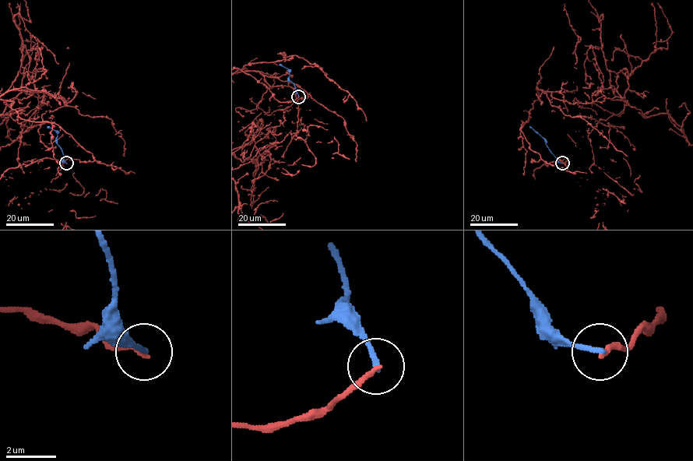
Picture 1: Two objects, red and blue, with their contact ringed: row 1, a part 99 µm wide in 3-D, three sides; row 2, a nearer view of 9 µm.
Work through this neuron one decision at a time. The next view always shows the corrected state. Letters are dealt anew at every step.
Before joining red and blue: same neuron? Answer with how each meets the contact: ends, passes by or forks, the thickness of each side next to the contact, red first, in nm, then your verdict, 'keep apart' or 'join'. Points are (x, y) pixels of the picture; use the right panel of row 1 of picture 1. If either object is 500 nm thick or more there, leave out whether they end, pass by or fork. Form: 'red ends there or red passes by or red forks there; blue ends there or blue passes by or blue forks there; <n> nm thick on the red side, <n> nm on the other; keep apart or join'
red ends there; blue ends there; 220 nm thick on the red side, 200 nm on the other; keep apart

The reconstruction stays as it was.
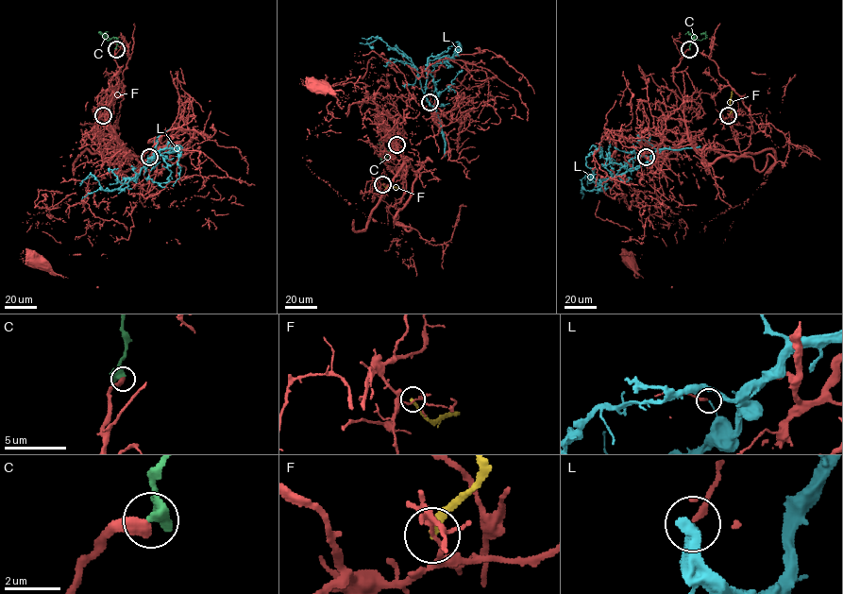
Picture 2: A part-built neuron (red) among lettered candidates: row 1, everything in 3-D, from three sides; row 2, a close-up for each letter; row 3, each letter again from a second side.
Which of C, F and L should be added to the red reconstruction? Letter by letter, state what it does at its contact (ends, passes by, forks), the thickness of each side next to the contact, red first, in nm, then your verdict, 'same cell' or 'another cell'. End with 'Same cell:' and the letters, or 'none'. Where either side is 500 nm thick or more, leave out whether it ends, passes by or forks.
C: calibres 500 and 480 nm; same cell
F: it ends; calibres 100 and 240 nm; another cell
L: it ends; calibres 140 and 120 nm; another cell
Same cell: C

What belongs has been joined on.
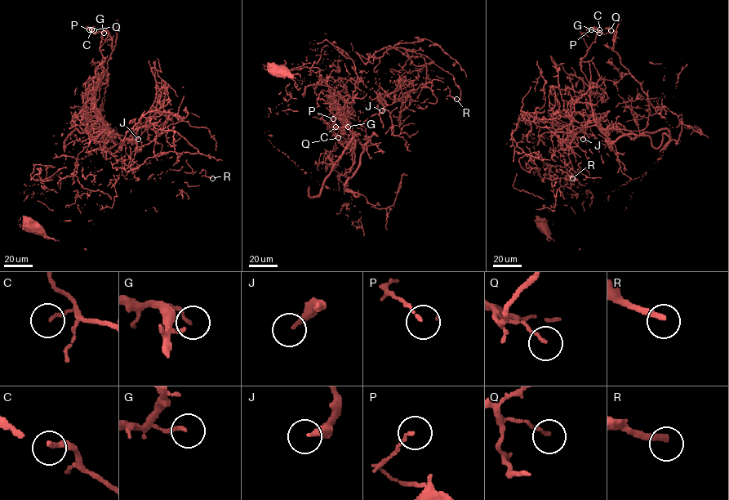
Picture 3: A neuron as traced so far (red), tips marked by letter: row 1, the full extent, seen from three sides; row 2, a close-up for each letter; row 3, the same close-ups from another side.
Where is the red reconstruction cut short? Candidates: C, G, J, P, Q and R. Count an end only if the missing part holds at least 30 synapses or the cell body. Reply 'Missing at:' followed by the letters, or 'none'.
Missing at: J, R

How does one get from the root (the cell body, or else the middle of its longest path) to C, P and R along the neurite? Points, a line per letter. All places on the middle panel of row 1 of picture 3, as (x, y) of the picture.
C: (371, 88), (353, 68), (353, 100), (344, 106), (345, 120), (340, 117), (348, 109), (346, 125), (335, 127)
P: (371, 88), (353, 68), (353, 100), (344, 106), (345, 120), (340, 117), (348, 109), (346, 125), (333, 118)
R: (371, 88), (377, 100), (380, 97), (388, 104), (416, 84), (430, 88), (437, 100), (447, 95), (456, 99)

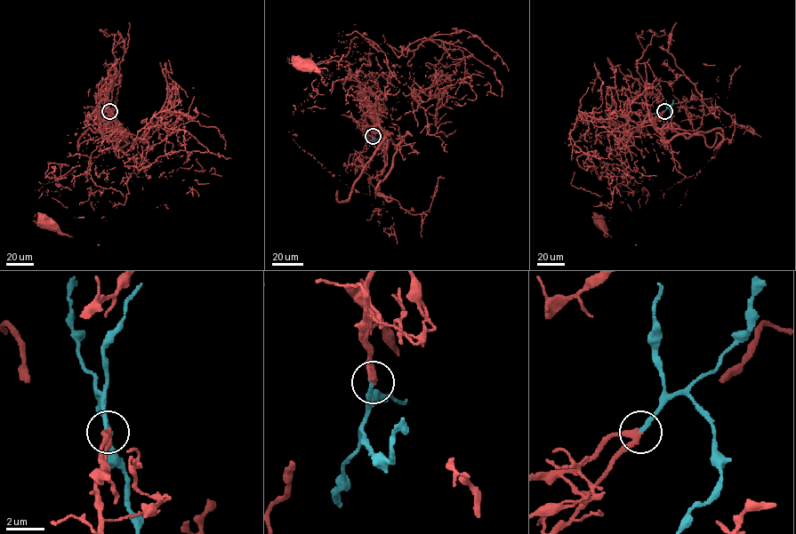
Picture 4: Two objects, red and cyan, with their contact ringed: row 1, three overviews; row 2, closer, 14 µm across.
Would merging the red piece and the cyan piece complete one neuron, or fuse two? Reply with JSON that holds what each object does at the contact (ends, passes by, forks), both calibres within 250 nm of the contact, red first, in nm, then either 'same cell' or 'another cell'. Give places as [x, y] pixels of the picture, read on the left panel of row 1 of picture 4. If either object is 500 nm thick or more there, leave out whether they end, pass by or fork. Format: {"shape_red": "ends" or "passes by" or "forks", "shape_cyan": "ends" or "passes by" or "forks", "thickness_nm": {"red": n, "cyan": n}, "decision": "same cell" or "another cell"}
{"shape_red": "passes by", "shape_cyan": "ends", "thickness_nm": {"red": 300, "cyan": 240}, "decision": "same cell"}

